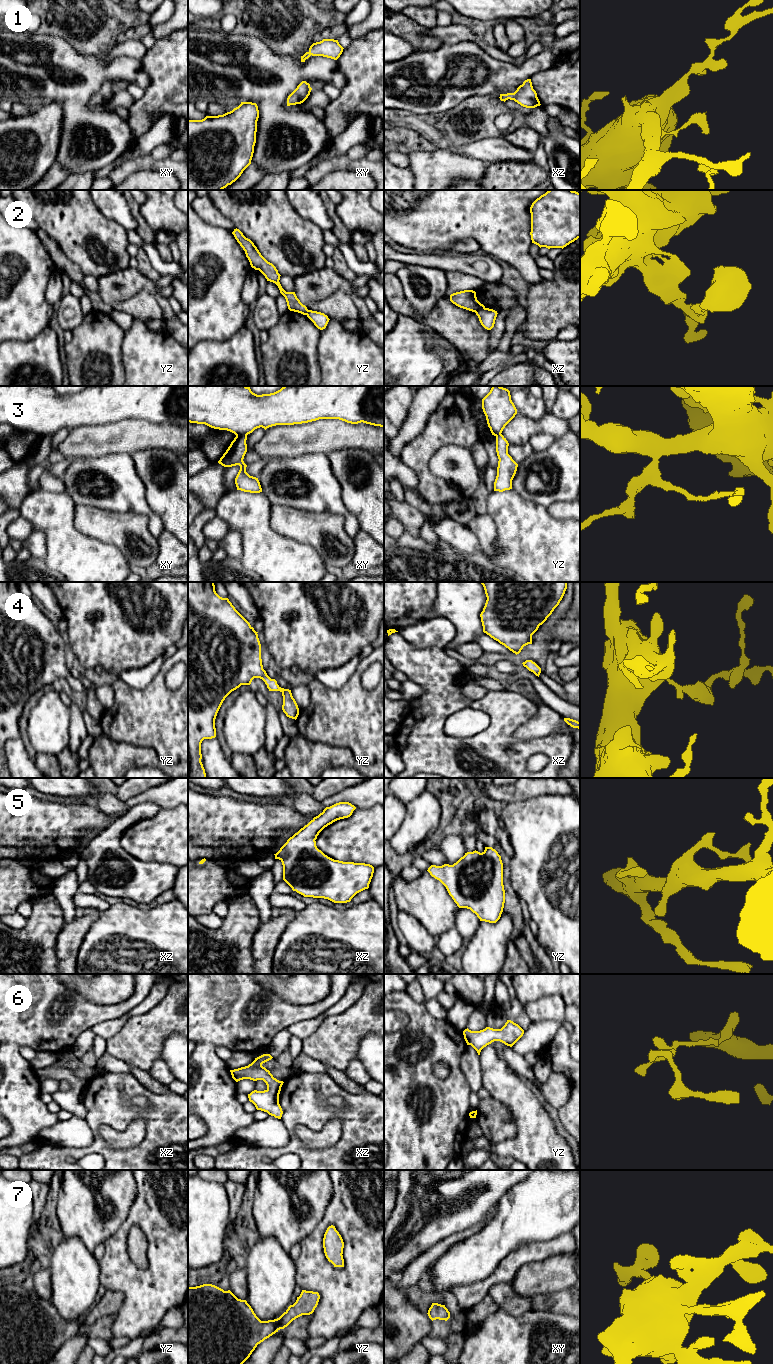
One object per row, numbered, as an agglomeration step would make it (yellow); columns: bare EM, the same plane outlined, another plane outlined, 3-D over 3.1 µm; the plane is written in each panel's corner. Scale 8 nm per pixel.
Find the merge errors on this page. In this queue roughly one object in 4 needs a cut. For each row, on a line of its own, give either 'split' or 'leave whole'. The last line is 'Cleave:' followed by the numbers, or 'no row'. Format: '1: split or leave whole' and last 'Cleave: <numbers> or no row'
1: leave whole
2: split
3: split
4: leave whole
5: leave whole
6: leave whole
7: leave whole
Cleave: 2, 3

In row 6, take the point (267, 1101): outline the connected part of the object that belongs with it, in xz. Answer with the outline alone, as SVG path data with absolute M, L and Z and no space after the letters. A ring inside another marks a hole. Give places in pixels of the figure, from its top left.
M263 1054L255 1058L248 1066L230 1070L230 1072L236 1082L243 1079L263 1080L267 1085L267 1089L252 1091L248 1094L249 1101L255 1105L257 1110L267 1112L269 1115L281 1119L283 1111L279 1104L279 1094L284 1082L274 1078L270 1071L262 1066L263 1063L272 1058L270 1054Z

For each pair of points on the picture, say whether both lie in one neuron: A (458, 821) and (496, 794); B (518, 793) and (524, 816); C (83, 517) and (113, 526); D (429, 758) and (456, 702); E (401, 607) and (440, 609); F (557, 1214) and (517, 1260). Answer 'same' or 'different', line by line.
A: different
B: different
C: same
D: same
E: different
F: different

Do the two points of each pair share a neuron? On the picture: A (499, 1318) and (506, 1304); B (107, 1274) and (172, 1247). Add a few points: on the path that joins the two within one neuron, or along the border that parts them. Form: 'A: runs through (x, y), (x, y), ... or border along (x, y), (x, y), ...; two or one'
A: border along (499, 1309), (514, 1316), (522, 1316), (527, 1311); two
B: runs through (123, 1274), (145, 1274), (156, 1263); one

